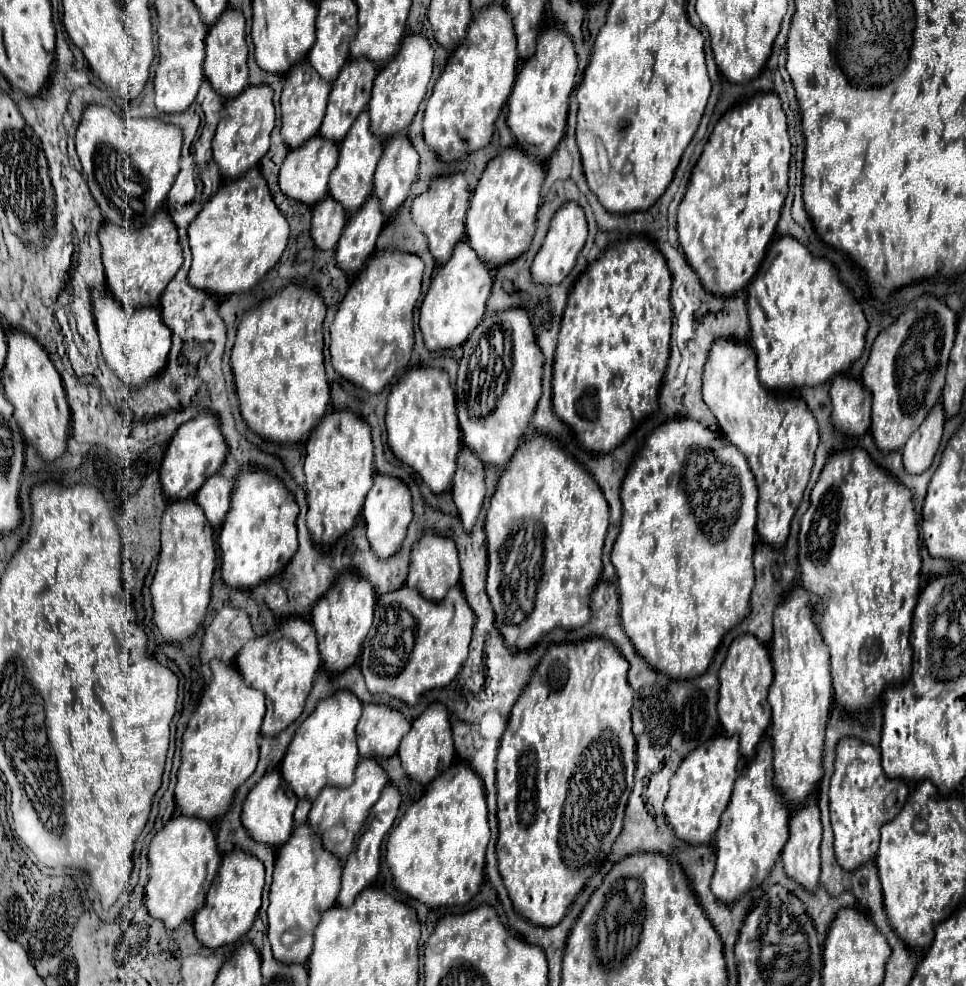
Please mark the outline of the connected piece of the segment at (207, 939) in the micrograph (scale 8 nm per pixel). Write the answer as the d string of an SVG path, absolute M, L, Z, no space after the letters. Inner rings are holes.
M233 849L223 855L219 873L207 891L203 907L193 917L197 939L207 947L221 947L241 939L253 925L261 907L261 891L265 883L263 863L241 849Z

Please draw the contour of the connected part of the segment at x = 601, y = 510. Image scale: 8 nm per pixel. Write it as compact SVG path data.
M533 435L523 441L491 497L485 535L487 535L487 595L495 611L495 625L509 649L531 649L545 633L555 627L577 629L587 623L589 595L601 573L601 551L609 525L609 505L593 475L569 457L557 439Z

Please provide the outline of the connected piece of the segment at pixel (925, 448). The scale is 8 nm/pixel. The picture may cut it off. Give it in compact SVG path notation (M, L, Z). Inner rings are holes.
M937 401L923 419L923 423L911 433L905 447L901 449L907 473L917 475L929 469L943 435L943 425L945 425L945 411L943 403Z

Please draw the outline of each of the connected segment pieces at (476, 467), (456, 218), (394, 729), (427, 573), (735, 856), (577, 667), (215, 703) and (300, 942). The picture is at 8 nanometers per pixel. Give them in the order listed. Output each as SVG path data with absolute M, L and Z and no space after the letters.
M461 447L457 457L457 471L453 475L451 495L459 509L459 517L467 531L473 529L475 517L485 499L485 471L483 461L469 447Z
M455 173L455 175L433 177L427 191L423 191L421 195L417 195L411 201L411 221L427 237L429 251L433 253L433 257L437 259L439 265L443 265L451 257L455 243L459 239L463 239L465 213L469 209L469 197L471 197L471 189L469 189L469 183L467 183L465 175Z
M367 703L357 725L359 757L389 757L411 729L411 721L389 705Z
M431 529L425 531L421 535L421 539L415 541L415 545L411 547L409 573L407 573L405 585L411 589L417 589L419 593L423 593L423 597L427 597L431 601L441 601L445 597L447 589L451 585L459 583L459 575L461 575L461 569L459 569L455 543L449 537L441 537L441 535L433 533Z
M763 739L755 757L741 771L739 781L735 781L731 801L721 815L721 825L717 829L717 865L711 889L723 903L731 903L751 887L761 885L789 839L787 825L791 809L775 789L773 777L773 747L769 739Z
M592 637L575 643L551 644L545 657L533 669L529 683L525 685L523 693L519 695L517 703L511 709L507 729L503 733L499 753L497 753L497 821L499 821L499 839L497 839L497 861L499 873L503 883L509 891L513 907L519 915L539 927L555 927L567 907L573 903L577 893L589 881L589 877L597 871L597 867L607 859L611 853L611 845L615 843L621 823L623 811L627 805L627 797L633 789L633 773L635 773L635 737L631 731L631 707L633 707L633 693L627 683L627 661L615 649L615 645L604 638Z
M211 661L211 683L203 691L181 743L175 803L183 815L211 821L227 811L237 787L255 771L263 717L263 693L249 687L235 667Z
M307 823L297 825L283 847L277 849L273 883L269 891L269 943L277 961L303 963L313 949L313 929L325 909L335 905L341 889L341 861L323 849Z

